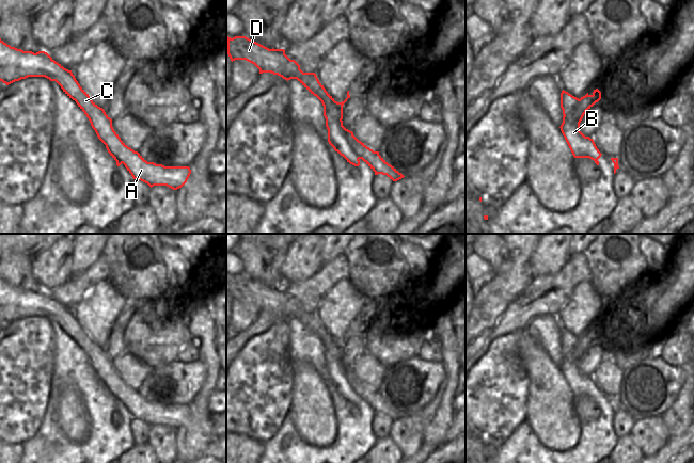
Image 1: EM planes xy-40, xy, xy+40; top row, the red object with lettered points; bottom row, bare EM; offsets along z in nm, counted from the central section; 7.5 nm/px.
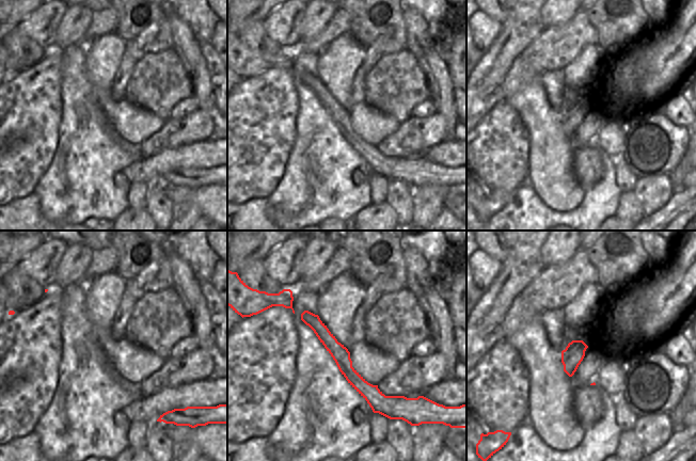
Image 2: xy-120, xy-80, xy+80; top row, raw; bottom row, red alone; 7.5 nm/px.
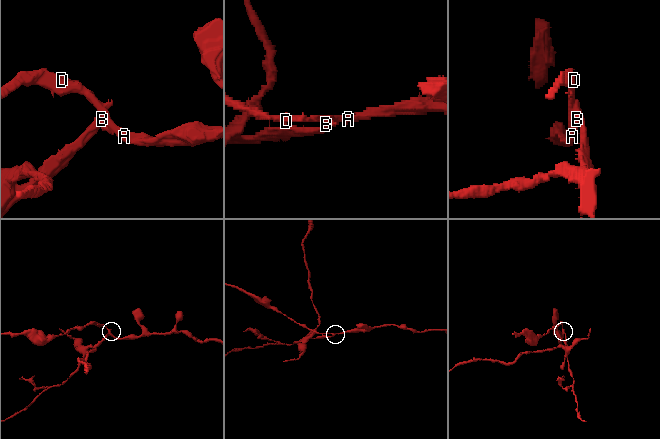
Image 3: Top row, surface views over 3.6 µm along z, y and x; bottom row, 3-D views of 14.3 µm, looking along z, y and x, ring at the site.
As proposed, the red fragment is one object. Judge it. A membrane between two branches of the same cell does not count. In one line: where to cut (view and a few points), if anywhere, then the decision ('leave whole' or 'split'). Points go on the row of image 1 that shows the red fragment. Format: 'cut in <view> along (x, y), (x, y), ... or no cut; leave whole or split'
cut in xy along (341, 121), (342, 128), (348, 140), (345, 144), (344, 156); split

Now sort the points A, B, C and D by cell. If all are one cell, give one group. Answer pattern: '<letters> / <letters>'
A C D / B

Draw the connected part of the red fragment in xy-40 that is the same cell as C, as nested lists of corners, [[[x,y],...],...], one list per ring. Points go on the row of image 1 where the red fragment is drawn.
[[[0,38],[0,81],[9,85],[28,77],[45,77],[56,81],[84,112],[116,165],[123,163],[133,179],[139,179],[151,188],[167,186],[173,190],[187,182],[191,174],[189,166],[164,166],[147,162],[138,151],[128,147],[114,131],[112,119],[80,86],[72,70],[64,68],[45,51],[23,51],[11,47]]]

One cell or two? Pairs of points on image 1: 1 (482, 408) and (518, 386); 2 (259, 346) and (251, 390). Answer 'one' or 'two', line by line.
1: one
2: one

